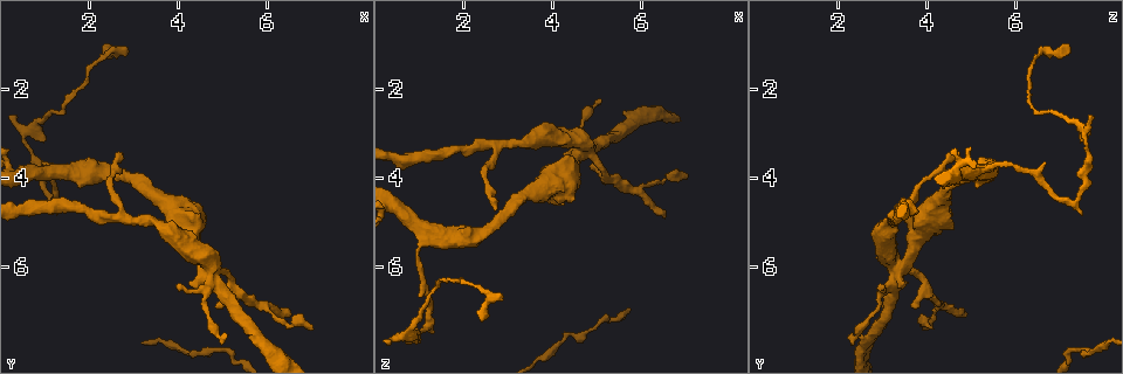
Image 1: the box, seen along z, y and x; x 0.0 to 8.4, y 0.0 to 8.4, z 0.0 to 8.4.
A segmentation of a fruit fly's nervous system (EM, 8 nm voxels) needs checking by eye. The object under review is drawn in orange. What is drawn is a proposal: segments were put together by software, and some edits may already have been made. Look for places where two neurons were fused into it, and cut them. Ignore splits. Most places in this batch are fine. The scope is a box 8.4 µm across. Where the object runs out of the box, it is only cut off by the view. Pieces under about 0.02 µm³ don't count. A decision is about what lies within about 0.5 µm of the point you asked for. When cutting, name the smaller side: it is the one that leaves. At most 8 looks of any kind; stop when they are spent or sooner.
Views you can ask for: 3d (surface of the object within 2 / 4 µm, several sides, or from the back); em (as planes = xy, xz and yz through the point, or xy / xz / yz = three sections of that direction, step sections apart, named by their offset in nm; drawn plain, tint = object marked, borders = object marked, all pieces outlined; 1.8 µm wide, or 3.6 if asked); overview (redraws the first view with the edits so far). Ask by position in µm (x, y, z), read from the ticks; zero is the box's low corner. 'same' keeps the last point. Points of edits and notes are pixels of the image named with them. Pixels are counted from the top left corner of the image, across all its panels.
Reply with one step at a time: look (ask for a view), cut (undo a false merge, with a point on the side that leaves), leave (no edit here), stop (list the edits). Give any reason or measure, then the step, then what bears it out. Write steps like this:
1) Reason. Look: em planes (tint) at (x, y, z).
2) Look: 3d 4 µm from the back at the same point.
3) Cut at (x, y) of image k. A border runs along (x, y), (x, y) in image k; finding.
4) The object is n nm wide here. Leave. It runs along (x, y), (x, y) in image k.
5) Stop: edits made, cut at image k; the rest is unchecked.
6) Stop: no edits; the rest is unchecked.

Branch point. Look: em planes (borders) at (2.80, 4.85, 3.20).

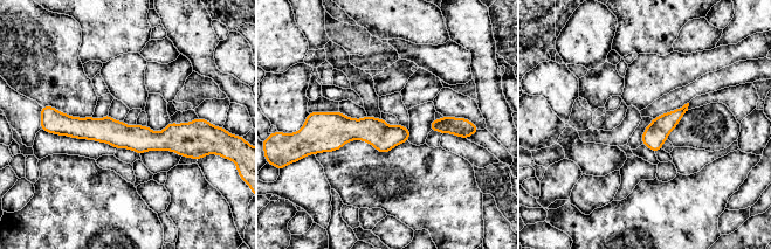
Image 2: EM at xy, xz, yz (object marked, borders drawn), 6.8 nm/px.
The object is 160 nm wide here. Leave. It runs along (55, 118), (137, 138), (195, 130) in image 2; all the same neuron.

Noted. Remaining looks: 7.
Three arms meet. Look: em yz step 16 (plain) at (1.50, 3.90, 5.35).

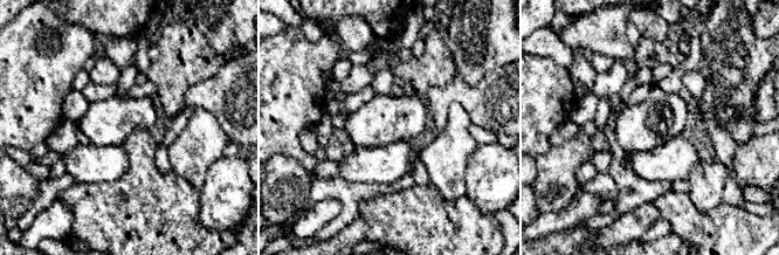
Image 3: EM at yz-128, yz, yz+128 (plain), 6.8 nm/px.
Look: em yz step 16 (tint) at the same point.

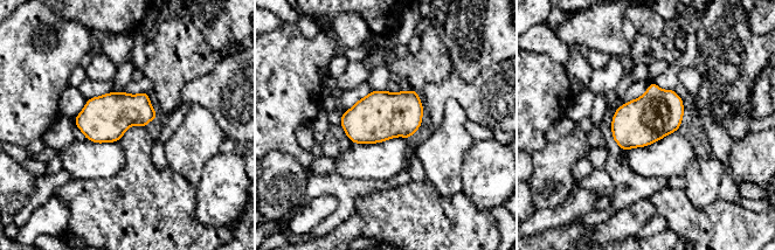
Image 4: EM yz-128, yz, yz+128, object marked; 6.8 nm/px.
The object is 280 nm wide here. Leave. All the same neuron.

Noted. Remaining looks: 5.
Sharp bend. Look: em yz step 16 (tint) at (2.30, 1.25, 6.45).

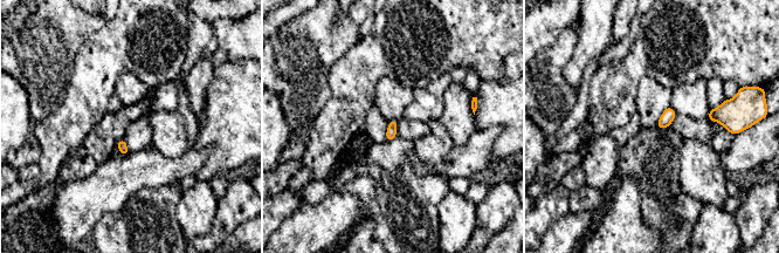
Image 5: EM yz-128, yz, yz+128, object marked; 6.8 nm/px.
Leave. Continuous, no second neuron.

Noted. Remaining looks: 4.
Looks like a crossing. Look: em planes (borders) at (4.60, 5.95, 3.40).

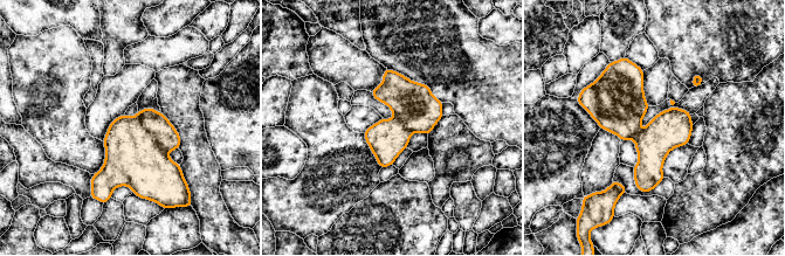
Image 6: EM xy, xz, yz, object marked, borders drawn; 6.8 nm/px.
Cut at (167, 137) of image 6. A border runs along (137, 115), (142, 124), (166, 152) in image 6; a second neuron is stuck on.

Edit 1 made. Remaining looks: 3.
Stop: edits made, cut at image 6; the rest is unchecked.

